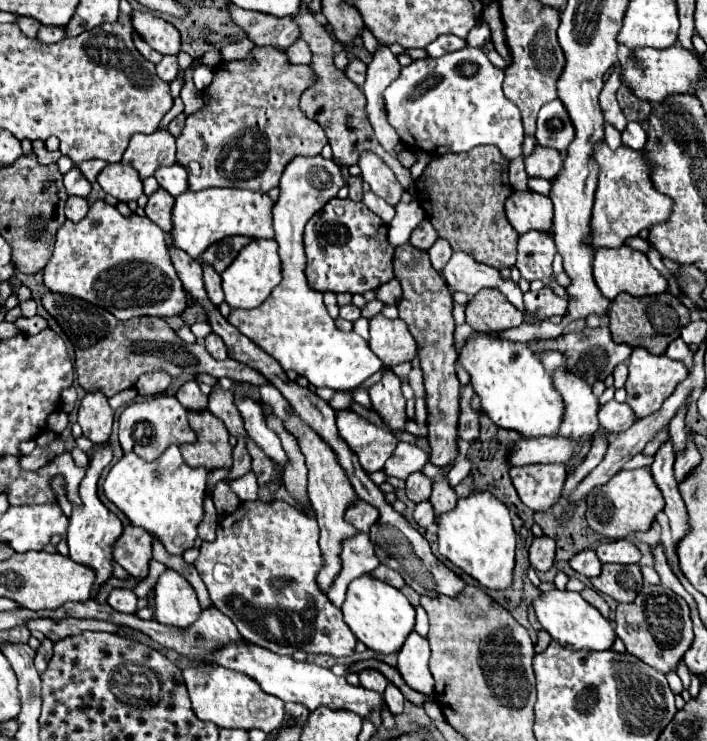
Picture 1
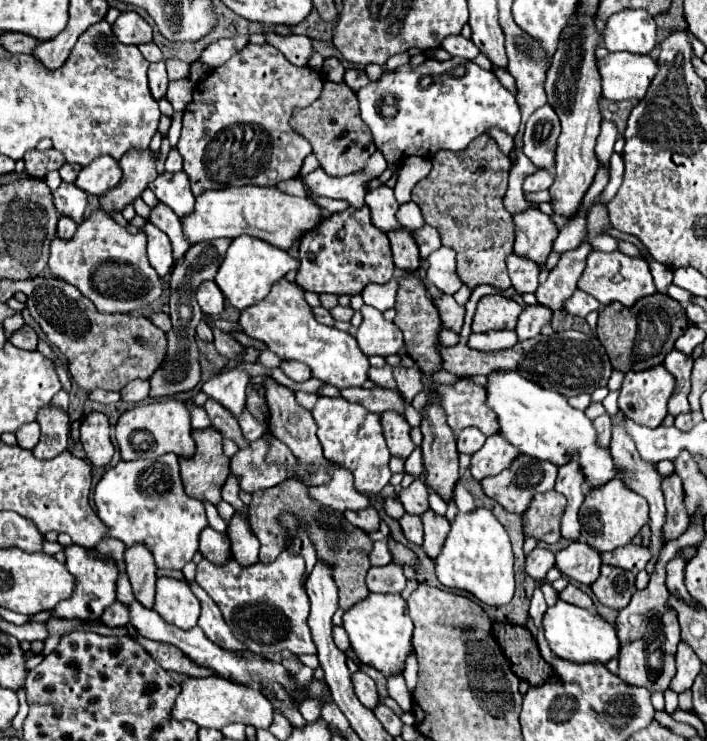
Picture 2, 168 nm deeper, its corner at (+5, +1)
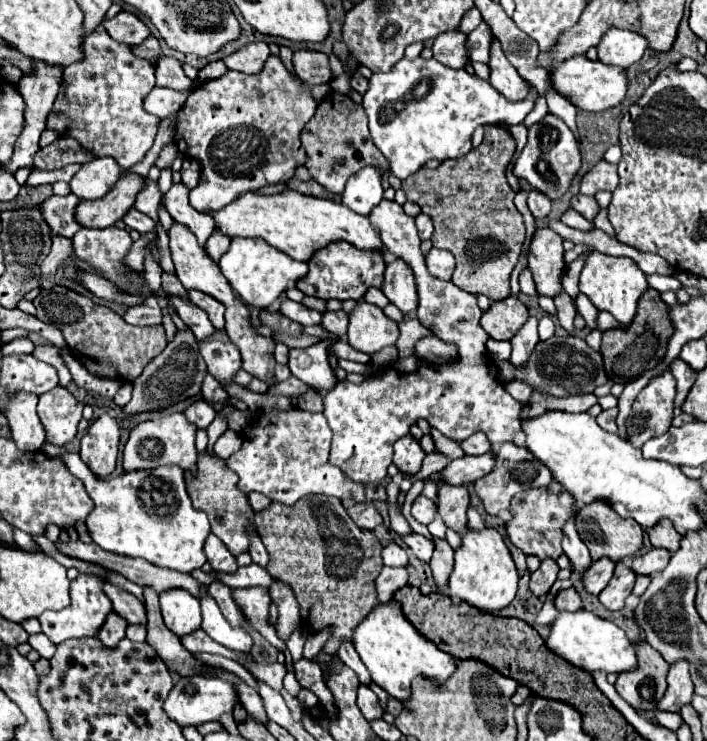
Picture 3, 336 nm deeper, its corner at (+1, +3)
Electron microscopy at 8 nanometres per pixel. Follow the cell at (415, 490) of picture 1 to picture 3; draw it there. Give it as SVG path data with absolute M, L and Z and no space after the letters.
M419 494L419 496L415 498L415 502L413 502L411 514L413 514L413 518L415 518L417 522L429 524L429 522L435 518L435 514L437 514L437 504L435 504L433 500L429 500L427 496Z

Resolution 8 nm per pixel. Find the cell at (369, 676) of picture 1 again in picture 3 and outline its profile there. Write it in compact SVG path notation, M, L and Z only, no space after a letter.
M365 684L359 686L359 690L357 690L357 702L359 702L359 708L363 710L363 716L369 722L383 716L383 708L379 704L379 698L377 698L377 694L369 686L365 686Z

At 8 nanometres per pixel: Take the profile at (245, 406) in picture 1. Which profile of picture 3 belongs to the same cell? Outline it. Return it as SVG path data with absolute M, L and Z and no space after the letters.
M203 340L199 342L201 356L207 362L209 374L217 382L229 382L233 384L235 372L241 370L241 358L239 350L235 350L235 344L229 340Z

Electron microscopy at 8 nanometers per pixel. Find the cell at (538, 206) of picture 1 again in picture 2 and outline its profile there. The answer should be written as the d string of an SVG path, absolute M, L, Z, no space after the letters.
M527 210L517 216L515 220L515 250L513 254L525 256L527 260L535 260L541 268L547 262L547 256L553 250L553 242L559 234L555 222L543 214L541 210Z

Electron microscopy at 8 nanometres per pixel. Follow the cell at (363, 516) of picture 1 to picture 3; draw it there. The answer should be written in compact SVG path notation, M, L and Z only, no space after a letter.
M359 502L359 504L353 504L347 508L351 520L359 526L359 528L365 528L365 530L373 530L375 526L379 526L383 522L381 514L375 510L375 506L371 502Z

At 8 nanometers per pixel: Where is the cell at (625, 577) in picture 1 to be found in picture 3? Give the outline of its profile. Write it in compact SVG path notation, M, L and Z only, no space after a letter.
M617 562L615 572L607 588L599 594L599 600L609 610L621 610L625 606L625 598L631 594L635 584L635 572L627 568L623 562Z

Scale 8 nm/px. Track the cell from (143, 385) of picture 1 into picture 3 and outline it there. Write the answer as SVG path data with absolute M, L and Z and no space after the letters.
M123 384L123 386L119 388L119 394L115 394L113 402L115 402L117 406L125 406L125 404L131 400L131 394L133 394L133 384Z

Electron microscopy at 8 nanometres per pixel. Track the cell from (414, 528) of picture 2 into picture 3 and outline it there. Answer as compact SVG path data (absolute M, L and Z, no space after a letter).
M411 532L411 534L405 534L403 536L403 542L413 550L413 554L423 560L423 562L429 562L431 554L433 554L433 542L417 532Z

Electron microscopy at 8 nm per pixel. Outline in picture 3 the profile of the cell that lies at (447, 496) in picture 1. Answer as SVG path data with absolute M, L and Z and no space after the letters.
M433 538L435 542L435 550L431 556L431 570L433 570L433 578L437 582L437 586L445 586L447 578L451 574L451 562L453 562L453 548L447 544L447 540L441 538Z

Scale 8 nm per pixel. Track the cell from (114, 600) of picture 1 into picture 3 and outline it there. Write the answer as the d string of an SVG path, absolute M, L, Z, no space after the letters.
M111 612L99 630L99 638L103 640L105 646L117 646L117 642L125 636L125 628L127 628L127 622L123 622L119 614Z

